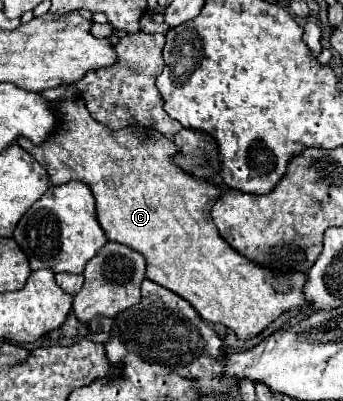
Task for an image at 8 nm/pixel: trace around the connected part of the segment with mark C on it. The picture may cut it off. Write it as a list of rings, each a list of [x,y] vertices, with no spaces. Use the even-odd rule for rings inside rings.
[[[75,94],[51,102],[51,108],[59,118],[57,130],[51,134],[51,140],[35,146],[33,142],[27,142],[27,138],[19,138],[17,144],[21,144],[21,148],[25,148],[35,160],[39,160],[39,164],[47,170],[51,184],[59,186],[71,180],[87,182],[97,200],[97,220],[107,238],[141,252],[147,260],[149,280],[173,290],[175,294],[185,298],[203,320],[219,322],[231,328],[241,340],[255,338],[283,312],[309,304],[303,294],[303,286],[307,280],[305,272],[275,274],[273,270],[247,260],[221,238],[217,226],[209,216],[213,204],[221,196],[221,188],[211,180],[193,178],[183,168],[179,168],[173,162],[173,156],[179,152],[179,148],[171,138],[155,130],[147,130],[139,124],[129,124],[119,132],[109,130],[107,126],[91,118],[83,98],[75,98]],[[139,130],[143,132],[143,136],[137,134]]]

